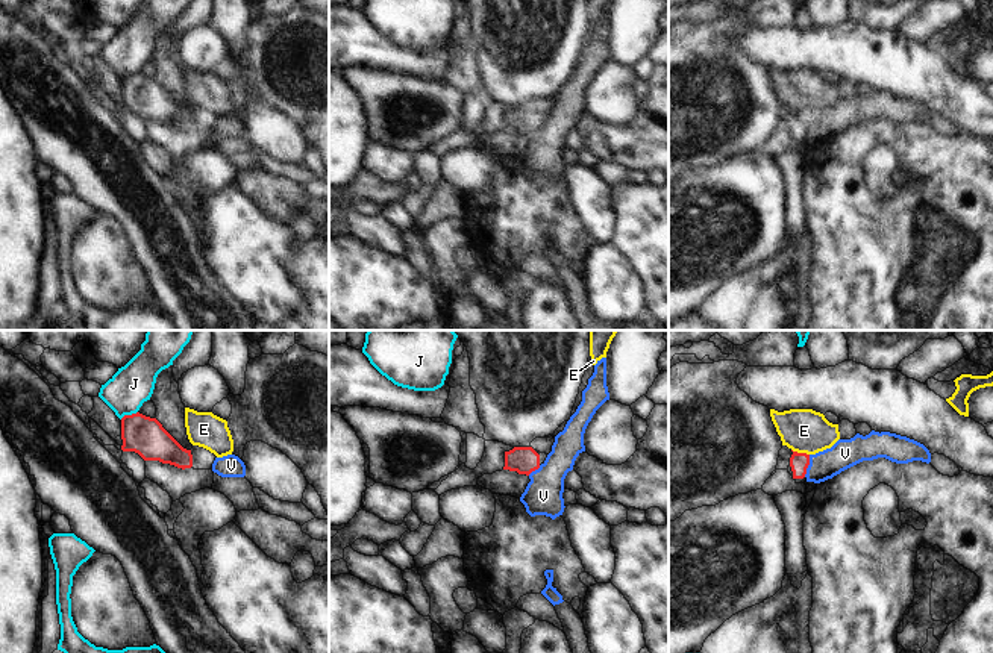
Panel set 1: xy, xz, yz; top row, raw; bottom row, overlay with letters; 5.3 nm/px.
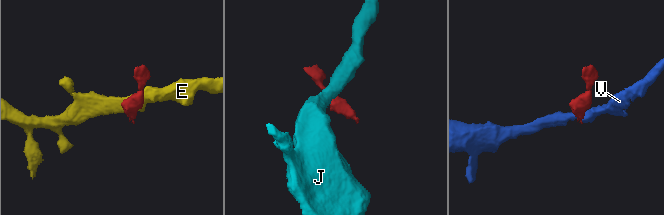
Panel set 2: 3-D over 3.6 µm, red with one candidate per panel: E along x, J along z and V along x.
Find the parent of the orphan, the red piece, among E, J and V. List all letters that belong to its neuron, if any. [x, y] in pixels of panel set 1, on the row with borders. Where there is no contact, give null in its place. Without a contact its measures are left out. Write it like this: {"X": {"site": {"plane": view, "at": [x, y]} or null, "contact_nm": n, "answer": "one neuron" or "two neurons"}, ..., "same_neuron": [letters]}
{"E": {"site": {"plane": "yz", "at": [801, 453]}, "contact_nm": 100, "answer": "two neurons"}, "J": {"site": {"plane": "xy", "at": [128, 415]}, "contact_nm": 100, "answer": "two neurons"}, "V": {"site": {"plane": "yz", "at": [808, 464]}, "contact_nm": 120, "answer": "two neurons"}, "same_neuron": []}

